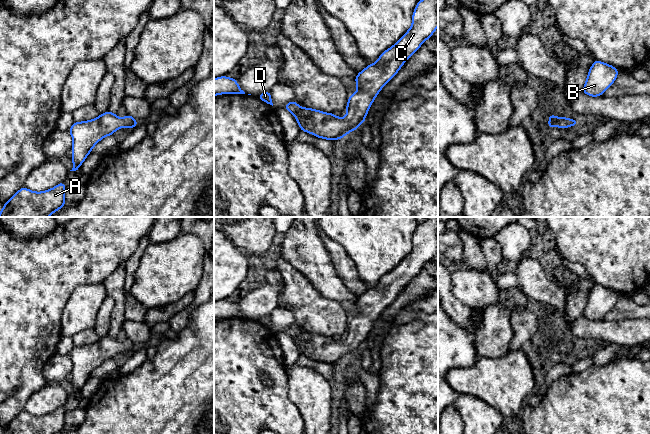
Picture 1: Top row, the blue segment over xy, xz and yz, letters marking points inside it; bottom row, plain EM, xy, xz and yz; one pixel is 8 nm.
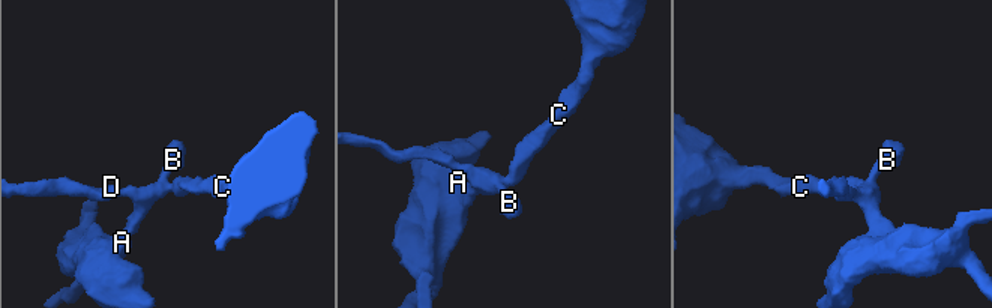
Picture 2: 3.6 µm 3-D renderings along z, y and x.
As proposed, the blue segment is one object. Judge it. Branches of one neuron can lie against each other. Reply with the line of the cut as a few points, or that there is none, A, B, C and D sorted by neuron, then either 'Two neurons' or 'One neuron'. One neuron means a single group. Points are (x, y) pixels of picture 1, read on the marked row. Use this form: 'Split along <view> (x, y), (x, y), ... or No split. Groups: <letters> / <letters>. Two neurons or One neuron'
No split. Groups: A B C D. One neuron

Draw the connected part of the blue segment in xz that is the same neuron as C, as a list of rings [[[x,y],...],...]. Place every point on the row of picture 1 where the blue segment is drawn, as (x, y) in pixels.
[[[438,0],[418,1],[412,15],[412,25],[408,31],[392,47],[385,50],[374,64],[359,72],[355,77],[357,91],[349,96],[346,105],[347,114],[344,118],[337,117],[333,113],[325,113],[320,110],[303,108],[294,100],[287,103],[284,109],[291,112],[296,118],[301,131],[308,132],[318,138],[327,140],[342,139],[351,131],[355,131],[365,122],[366,115],[380,90],[397,74],[410,56],[420,49],[421,44],[428,40],[438,27]]]

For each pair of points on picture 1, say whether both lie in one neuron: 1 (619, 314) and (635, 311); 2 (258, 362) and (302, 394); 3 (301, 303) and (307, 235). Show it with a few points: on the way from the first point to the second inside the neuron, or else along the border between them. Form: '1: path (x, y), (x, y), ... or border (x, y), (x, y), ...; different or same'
1: path (623, 311), (631, 311); same
2: border (286, 372), (287, 396), (296, 406); different
3: border (286, 260), (301, 272), (320, 292); different

